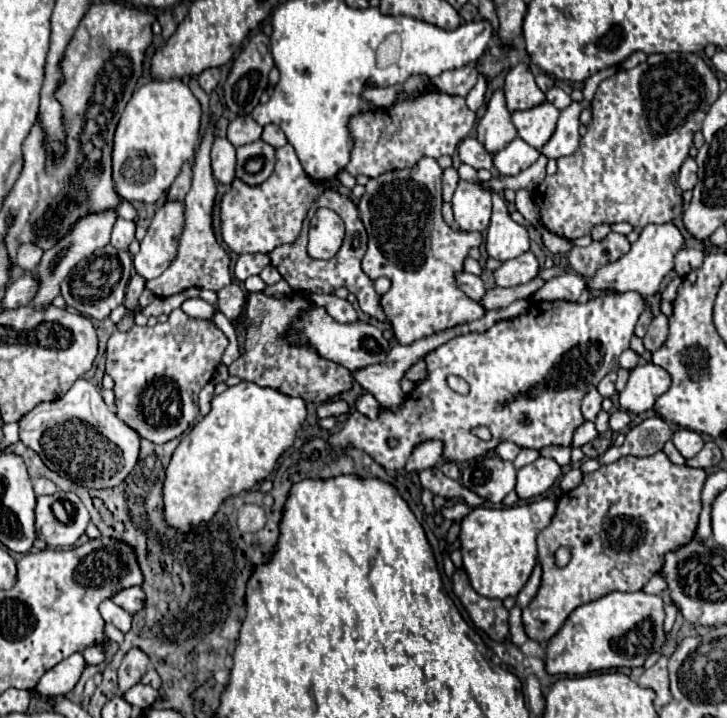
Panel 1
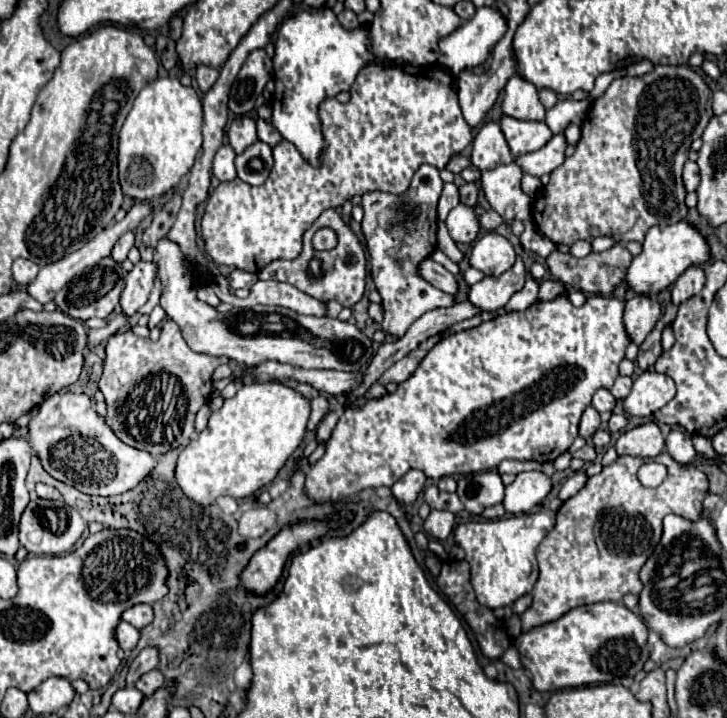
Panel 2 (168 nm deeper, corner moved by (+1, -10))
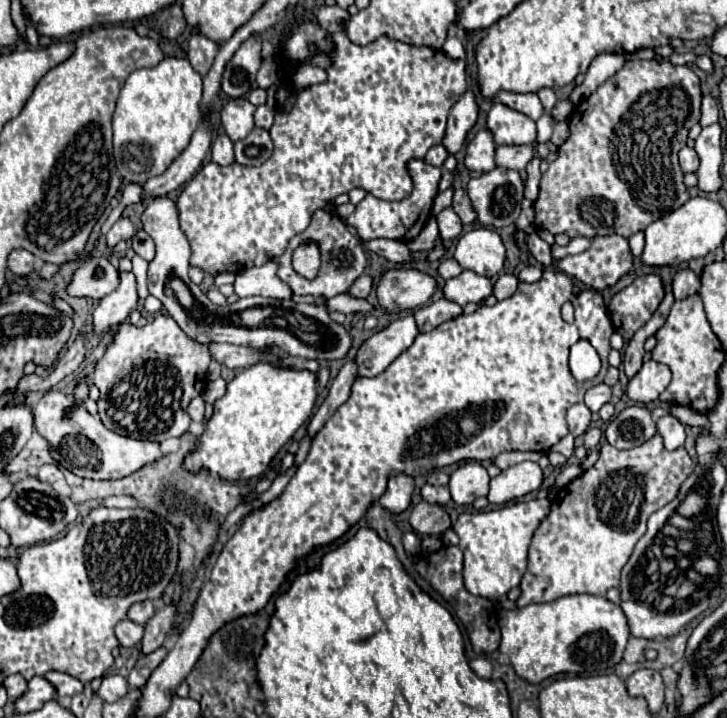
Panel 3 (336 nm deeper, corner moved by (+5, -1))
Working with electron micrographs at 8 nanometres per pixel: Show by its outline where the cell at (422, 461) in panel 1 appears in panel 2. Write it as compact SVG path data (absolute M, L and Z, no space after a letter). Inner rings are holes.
M409 470L399 482L395 482L395 484L391 486L391 492L393 492L393 496L395 496L399 502L405 502L405 504L415 502L417 494L419 494L419 492L423 490L423 486L425 486L425 480L427 480L427 476L425 476L423 470Z

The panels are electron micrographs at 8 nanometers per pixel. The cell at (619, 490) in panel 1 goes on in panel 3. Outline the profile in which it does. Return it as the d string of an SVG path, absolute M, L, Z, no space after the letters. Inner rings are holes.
M661 435L651 437L647 443L619 451L609 443L603 443L599 449L597 463L565 485L551 503L549 515L541 521L539 529L533 535L529 547L529 567L521 579L521 597L517 599L517 607L525 607L529 603L547 603L555 601L563 595L573 593L591 593L591 595L605 595L607 589L617 587L619 573L627 559L633 553L633 545L643 537L647 517L673 501L681 481L689 477L693 471L693 461L687 455L685 447L677 447L675 451L667 451L663 447Z

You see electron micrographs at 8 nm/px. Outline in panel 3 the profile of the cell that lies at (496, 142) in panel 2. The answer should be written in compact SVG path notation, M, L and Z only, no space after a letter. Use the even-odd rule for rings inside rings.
M483 129L467 145L465 167L469 171L477 171L477 173L491 171L491 169L495 169L495 157L493 157L493 153L495 153L493 135L487 129Z

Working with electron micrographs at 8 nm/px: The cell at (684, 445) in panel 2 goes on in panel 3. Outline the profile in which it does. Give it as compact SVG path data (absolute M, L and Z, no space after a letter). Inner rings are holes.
M663 415L657 421L657 429L659 429L659 435L663 437L667 449L677 449L685 443L685 429L677 417Z

